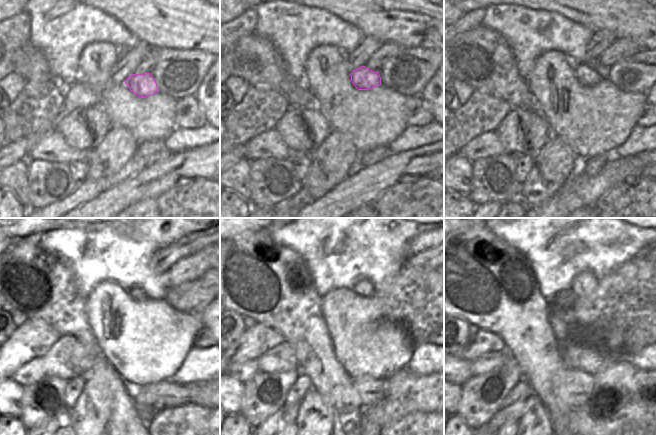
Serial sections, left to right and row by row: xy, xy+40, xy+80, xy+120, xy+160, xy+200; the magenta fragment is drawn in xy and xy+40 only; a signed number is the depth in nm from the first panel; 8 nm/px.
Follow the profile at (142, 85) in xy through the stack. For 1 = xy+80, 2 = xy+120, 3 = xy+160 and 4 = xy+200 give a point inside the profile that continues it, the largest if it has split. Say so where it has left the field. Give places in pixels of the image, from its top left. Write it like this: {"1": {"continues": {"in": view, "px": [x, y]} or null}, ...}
{"1": {"continues": {"in": "xy+80", "px": [586, 76]}}, "2": {"continues": {"in": "xy+120", "px": [138, 295]}}, "3": {"continues": {"in": "xy+160", "px": [362, 287]}}, "4": {"continues": {"in": "xy+200", "px": [584, 284]}}}

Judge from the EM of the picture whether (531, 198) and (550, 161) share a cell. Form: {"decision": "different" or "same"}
{"decision": "same"}

